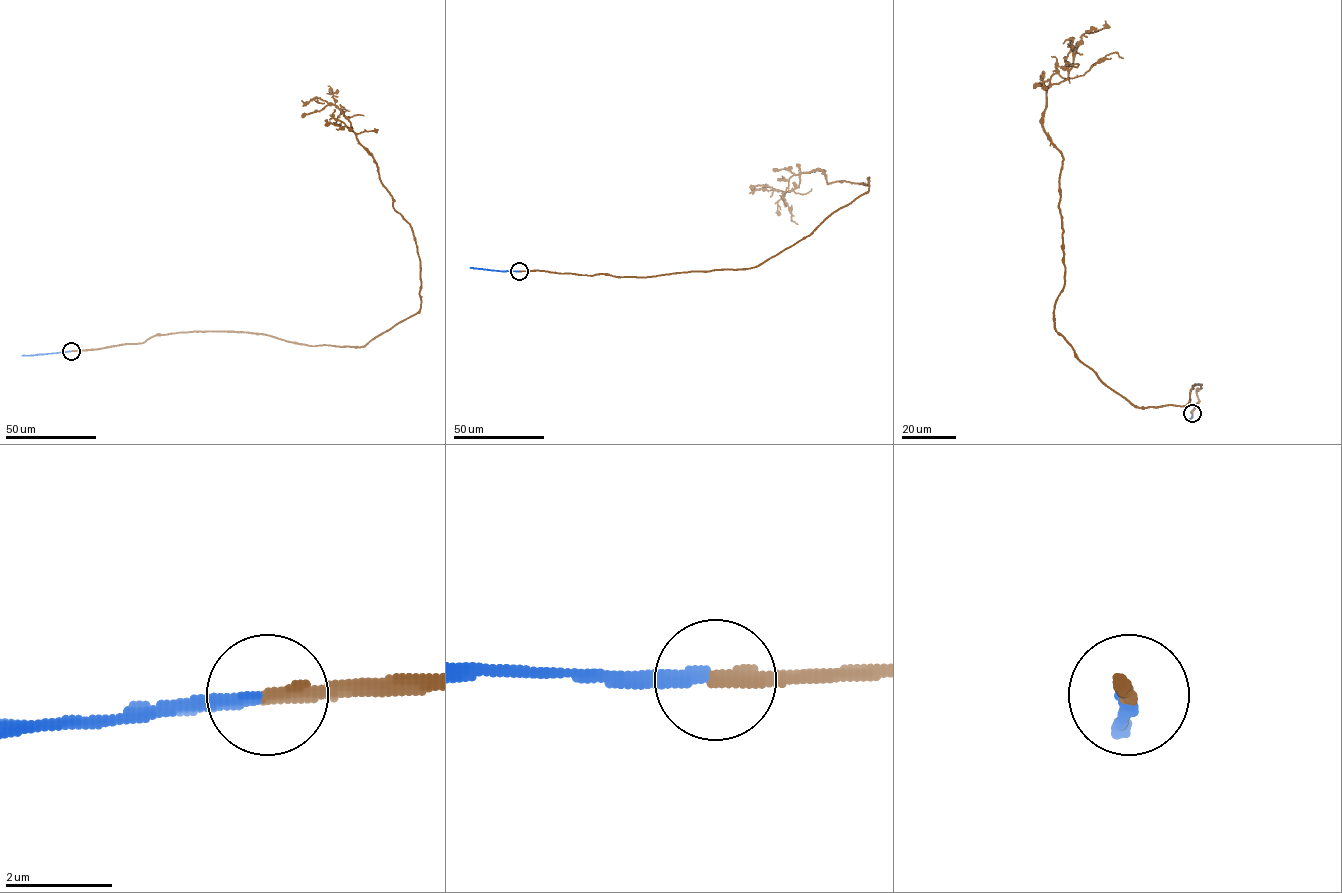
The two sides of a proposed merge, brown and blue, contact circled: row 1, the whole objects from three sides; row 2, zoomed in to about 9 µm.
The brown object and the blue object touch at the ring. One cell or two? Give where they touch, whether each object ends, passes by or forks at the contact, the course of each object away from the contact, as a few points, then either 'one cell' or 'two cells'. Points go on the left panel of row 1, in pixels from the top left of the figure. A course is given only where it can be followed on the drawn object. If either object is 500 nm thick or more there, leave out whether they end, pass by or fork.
(71, 351) | brown ends | blue ends | brown via (71, 351), (191, 331), (364, 347), (419, 310), (415, 238), (372, 155), (335, 106), (301, 100) | blue via (71, 351), (22, 355) | one cell

